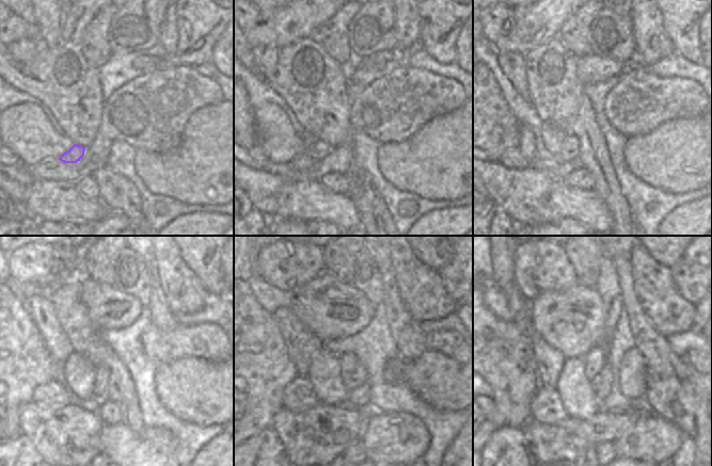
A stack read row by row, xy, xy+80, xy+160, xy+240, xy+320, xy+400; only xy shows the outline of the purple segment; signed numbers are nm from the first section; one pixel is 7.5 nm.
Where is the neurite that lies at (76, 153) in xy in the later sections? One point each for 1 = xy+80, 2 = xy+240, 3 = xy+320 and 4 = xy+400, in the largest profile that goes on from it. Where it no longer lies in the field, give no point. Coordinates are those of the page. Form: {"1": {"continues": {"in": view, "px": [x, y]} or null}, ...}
{"1": {"continues": {"in": "xy+80", "px": [318, 149]}}, "2": {"continues": {"in": "xy+240", "px": [105, 378]}}, "3": {"continues": {"in": "xy+320", "px": [359, 379]}}, "4": {"continues": {"in": "xy+400", "px": [595, 363]}}}

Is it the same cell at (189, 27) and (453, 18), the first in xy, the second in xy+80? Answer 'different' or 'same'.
same

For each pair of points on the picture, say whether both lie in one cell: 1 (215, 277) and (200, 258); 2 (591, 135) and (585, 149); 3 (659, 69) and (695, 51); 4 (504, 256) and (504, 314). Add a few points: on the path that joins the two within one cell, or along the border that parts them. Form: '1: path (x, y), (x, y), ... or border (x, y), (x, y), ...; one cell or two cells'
1: path (210, 273), (203, 262); one cell
2: path (590, 139), (585, 146); one cell
3: border (676, 51), (692, 62), (700, 63); two cells
4: border (492, 271), (490, 278), (506, 296), (513, 317); two cells

